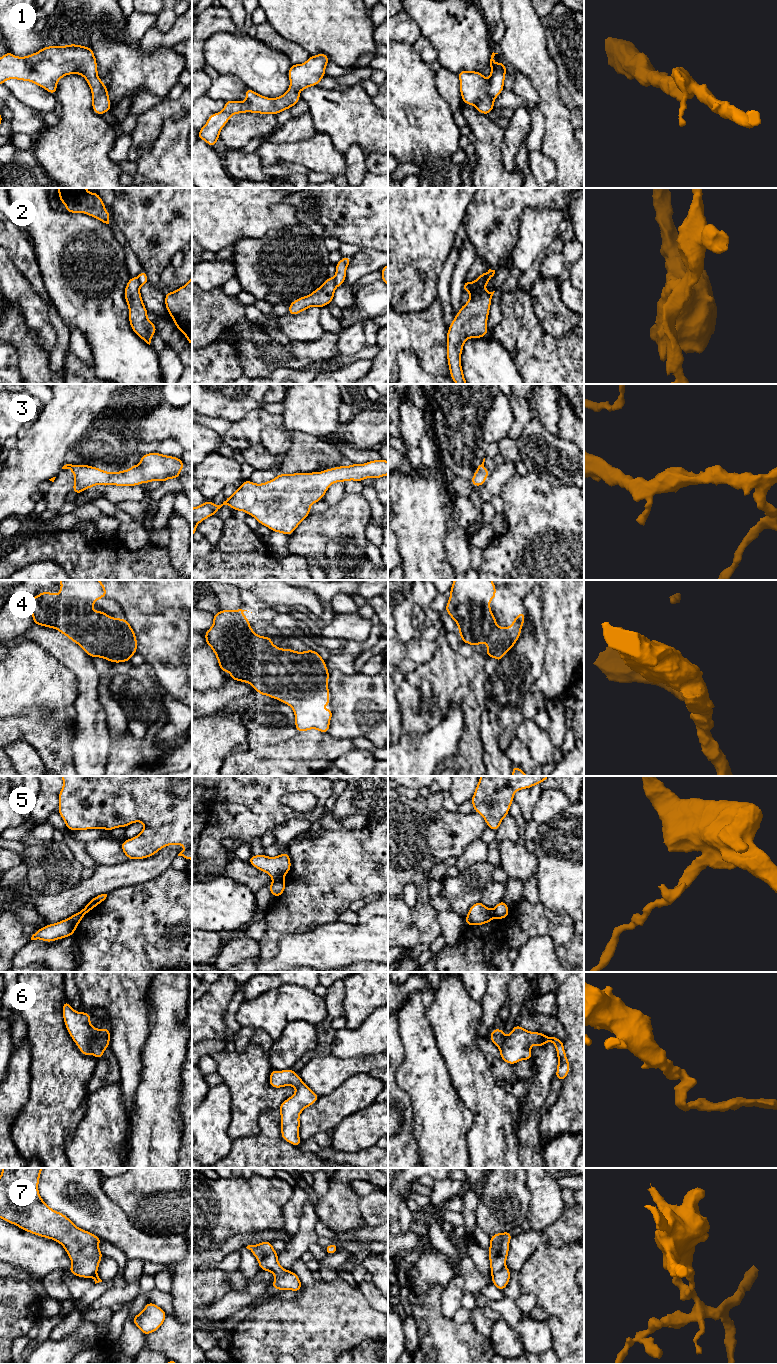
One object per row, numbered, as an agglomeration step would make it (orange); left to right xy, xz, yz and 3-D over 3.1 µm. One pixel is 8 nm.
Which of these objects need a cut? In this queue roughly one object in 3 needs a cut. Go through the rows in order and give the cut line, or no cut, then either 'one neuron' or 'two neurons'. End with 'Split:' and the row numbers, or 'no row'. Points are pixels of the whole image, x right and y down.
1: cut none; one neuron
2: cut yz (487, 273), (487, 277), (471, 294); two neurons
3: cut none; one neuron
4: cut none; one neuron
5: cut xz (282, 878), (274, 882); two neurons
6: cut none; one neuron
7: cut xz (291, 1271), (276, 1278); two neurons
Split: 2, 5, 7

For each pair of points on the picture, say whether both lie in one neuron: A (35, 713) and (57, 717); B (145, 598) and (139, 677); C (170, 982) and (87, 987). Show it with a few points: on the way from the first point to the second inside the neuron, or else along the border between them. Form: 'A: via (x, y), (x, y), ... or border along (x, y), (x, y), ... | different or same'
A: via (40, 715), (52, 717) | same
B: border along (146, 661), (152, 667), (159, 681) | different
C: border along (152, 982), (148, 991), (147, 1006) | different

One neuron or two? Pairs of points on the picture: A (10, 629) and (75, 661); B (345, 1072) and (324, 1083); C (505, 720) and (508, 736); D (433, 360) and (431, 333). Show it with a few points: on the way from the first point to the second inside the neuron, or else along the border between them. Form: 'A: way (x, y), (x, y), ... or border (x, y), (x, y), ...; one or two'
A: border (33, 623), (21, 634); two
B: way (340, 1072), (335, 1072), (329, 1078); one
C: way (507, 724), (507, 732); one
D: way (432, 353), (430, 340); one

